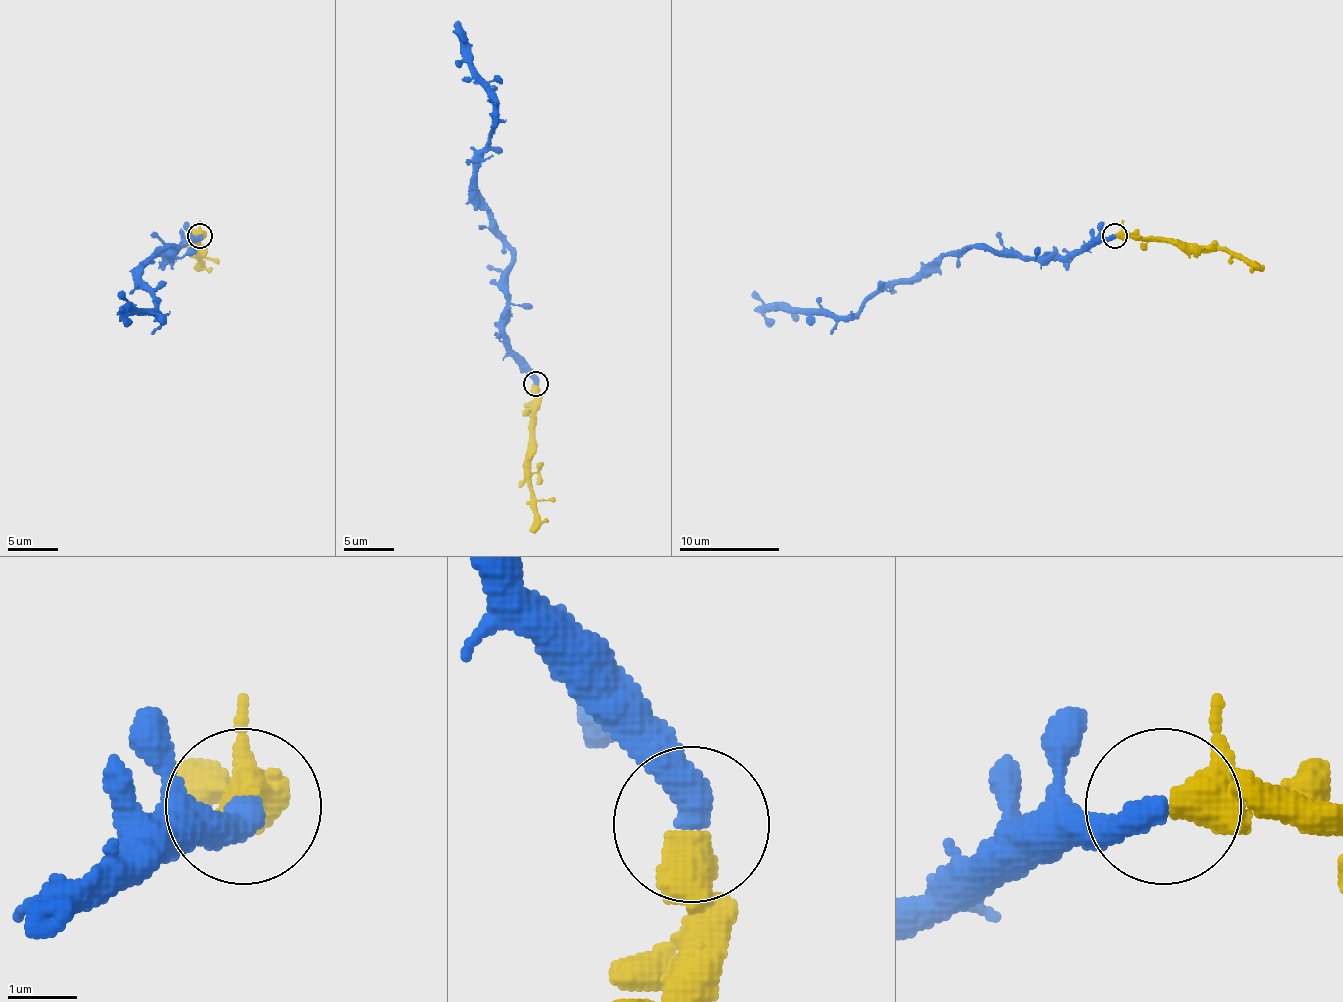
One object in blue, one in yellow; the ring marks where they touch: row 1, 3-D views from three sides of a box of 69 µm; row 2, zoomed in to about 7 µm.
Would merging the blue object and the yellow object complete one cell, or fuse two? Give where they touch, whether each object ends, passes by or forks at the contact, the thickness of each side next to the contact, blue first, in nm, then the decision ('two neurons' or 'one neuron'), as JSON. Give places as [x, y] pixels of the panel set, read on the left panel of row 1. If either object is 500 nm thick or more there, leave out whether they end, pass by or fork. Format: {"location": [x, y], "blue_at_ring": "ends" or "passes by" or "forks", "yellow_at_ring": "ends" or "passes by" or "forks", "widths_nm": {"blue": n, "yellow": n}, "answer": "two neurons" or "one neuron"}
{"location": [199, 236], "blue_at_ring": "ends", "yellow_at_ring": "passes by", "widths_nm": {"blue": 440, "yellow": 400}, "answer": "one neuron"}

